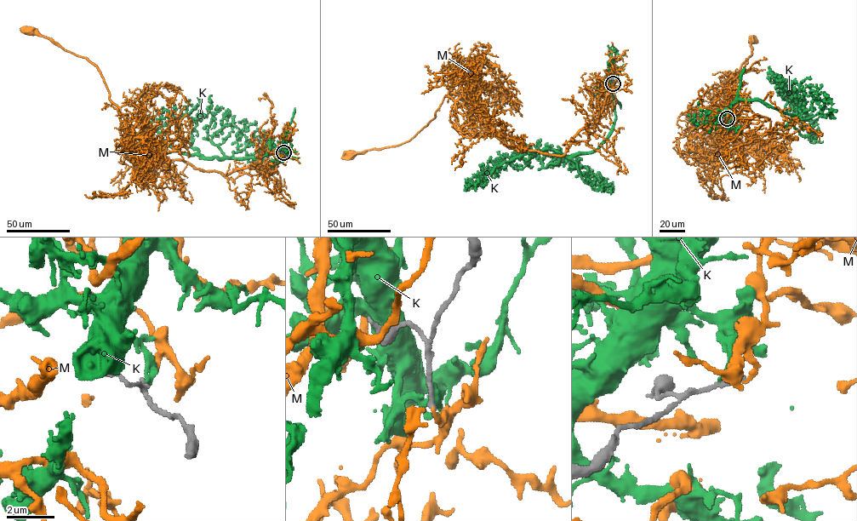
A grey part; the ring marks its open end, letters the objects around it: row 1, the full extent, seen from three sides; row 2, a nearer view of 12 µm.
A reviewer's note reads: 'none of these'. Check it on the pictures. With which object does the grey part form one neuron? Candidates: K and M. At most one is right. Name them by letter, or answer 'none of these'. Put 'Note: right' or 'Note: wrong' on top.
Note: right
none of these

